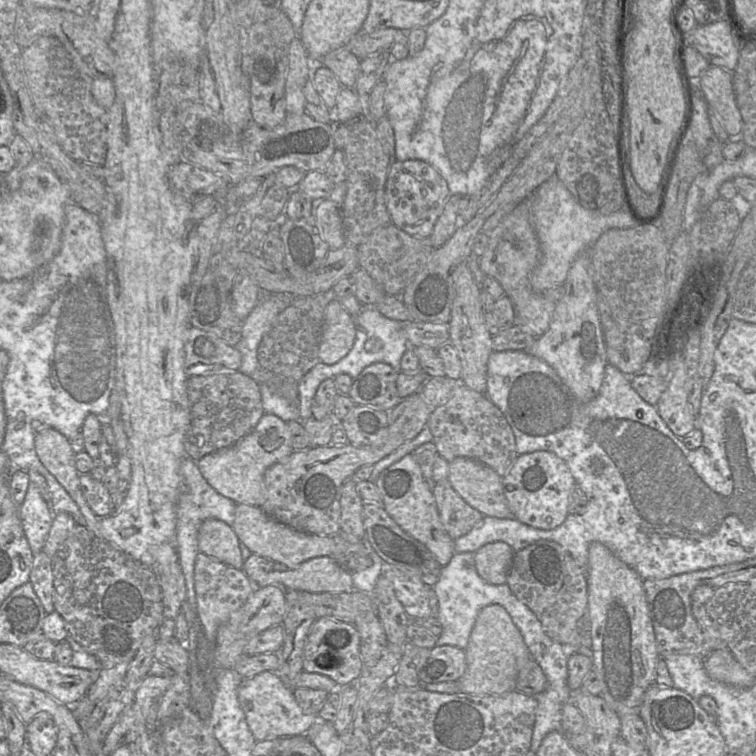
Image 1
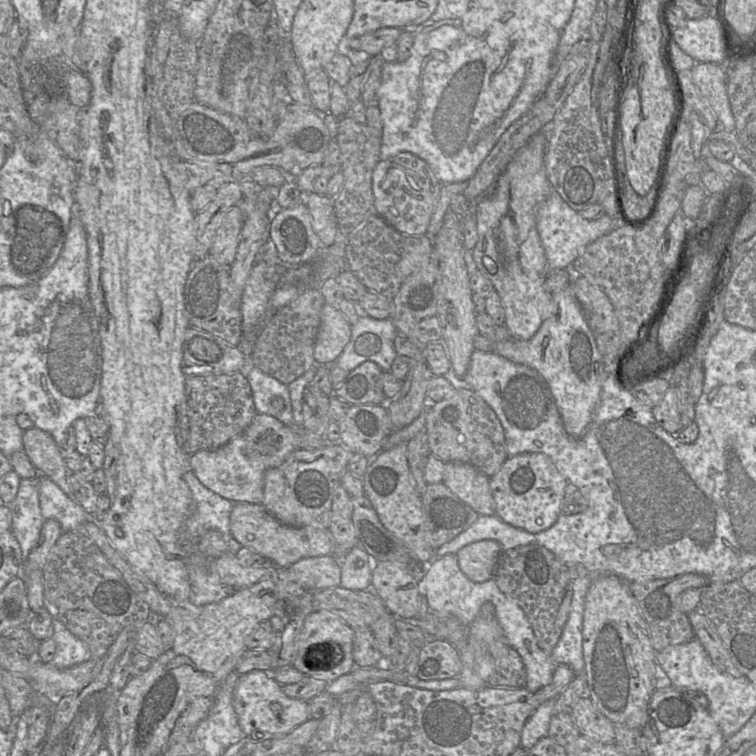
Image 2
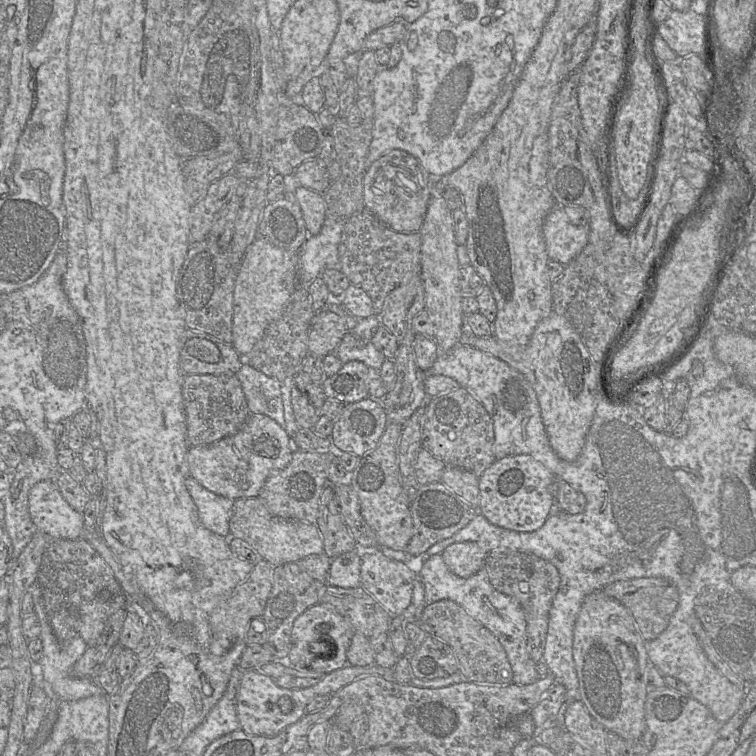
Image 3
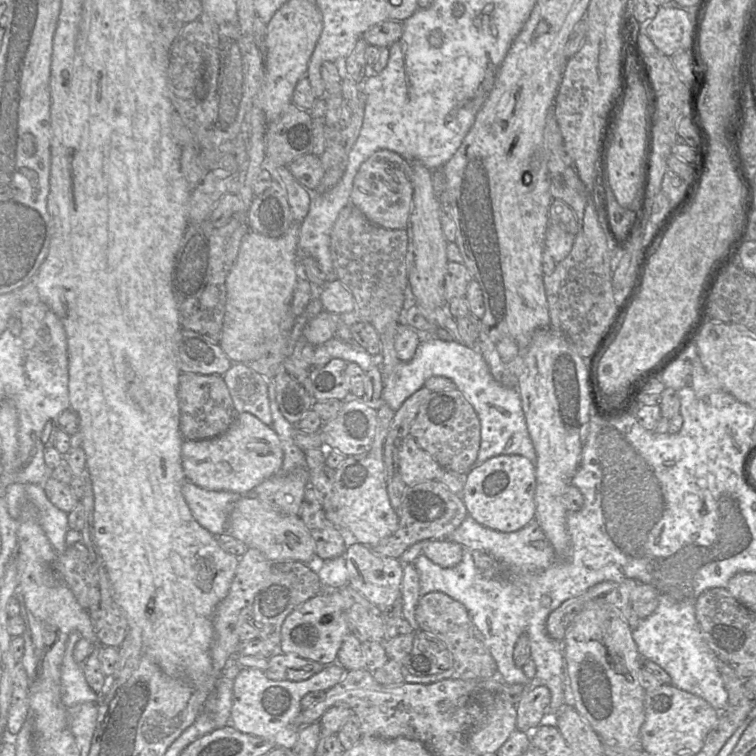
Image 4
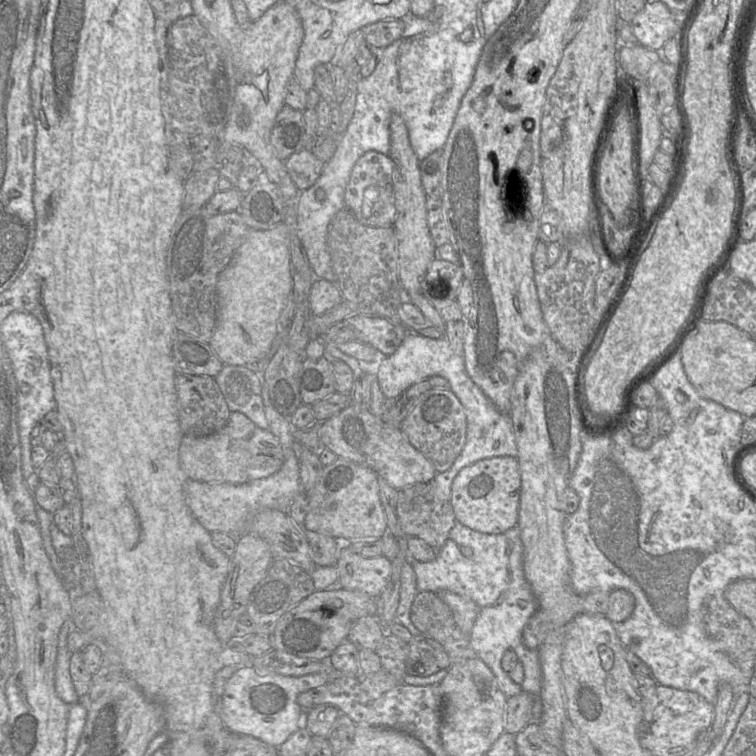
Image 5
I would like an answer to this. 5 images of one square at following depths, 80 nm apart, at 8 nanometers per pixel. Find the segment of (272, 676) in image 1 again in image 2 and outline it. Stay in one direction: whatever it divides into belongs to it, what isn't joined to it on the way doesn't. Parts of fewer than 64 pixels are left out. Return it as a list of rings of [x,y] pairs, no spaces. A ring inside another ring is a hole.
[[[261,670],[241,675],[233,703],[243,732],[256,740],[279,738],[311,718],[309,702],[289,697],[270,673]]]

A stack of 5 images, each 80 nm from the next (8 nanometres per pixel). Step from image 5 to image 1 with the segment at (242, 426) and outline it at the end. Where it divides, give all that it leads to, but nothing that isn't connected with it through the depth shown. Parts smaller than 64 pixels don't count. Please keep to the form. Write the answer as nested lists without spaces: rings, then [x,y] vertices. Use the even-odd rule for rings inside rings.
[[[264,414],[255,428],[232,446],[195,461],[207,483],[219,494],[236,504],[261,507],[265,501],[263,477],[266,469],[284,461],[294,452],[286,423],[271,414]]]

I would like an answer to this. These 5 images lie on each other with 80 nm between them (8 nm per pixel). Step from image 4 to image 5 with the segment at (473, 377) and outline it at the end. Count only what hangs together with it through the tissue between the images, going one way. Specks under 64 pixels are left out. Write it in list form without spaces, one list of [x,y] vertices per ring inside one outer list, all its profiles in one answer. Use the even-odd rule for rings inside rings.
[[[409,333],[393,354],[381,354],[380,360],[377,379],[386,399],[398,399],[413,384],[432,376],[442,376],[447,379],[449,389],[455,393],[464,407],[467,421],[465,444],[452,467],[445,472],[437,473],[429,482],[434,499],[441,502],[450,501],[452,482],[462,468],[492,457],[517,457],[518,448],[510,414],[501,413],[475,384],[466,372],[463,352],[457,353],[445,337],[429,338]]]

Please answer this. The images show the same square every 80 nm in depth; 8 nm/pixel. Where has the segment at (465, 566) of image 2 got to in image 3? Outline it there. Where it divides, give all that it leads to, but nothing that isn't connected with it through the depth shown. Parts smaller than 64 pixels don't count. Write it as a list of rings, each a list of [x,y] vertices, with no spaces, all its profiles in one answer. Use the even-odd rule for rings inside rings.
[[[476,542],[454,543],[441,553],[449,570],[461,578],[468,578],[479,572],[486,555],[487,552]]]

